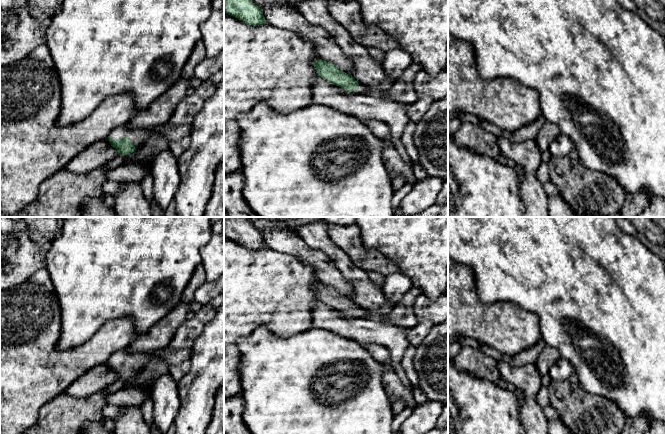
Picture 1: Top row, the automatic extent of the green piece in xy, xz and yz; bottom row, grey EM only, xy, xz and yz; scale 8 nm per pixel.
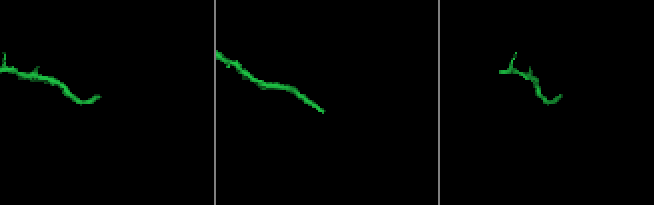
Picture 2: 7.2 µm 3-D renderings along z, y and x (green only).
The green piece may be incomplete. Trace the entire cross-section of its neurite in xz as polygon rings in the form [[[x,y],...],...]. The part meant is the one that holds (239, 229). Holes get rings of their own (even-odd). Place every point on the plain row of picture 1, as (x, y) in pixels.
[[[250,217],[224,218],[224,236],[251,250],[267,247],[262,234],[253,227],[249,218]]]

